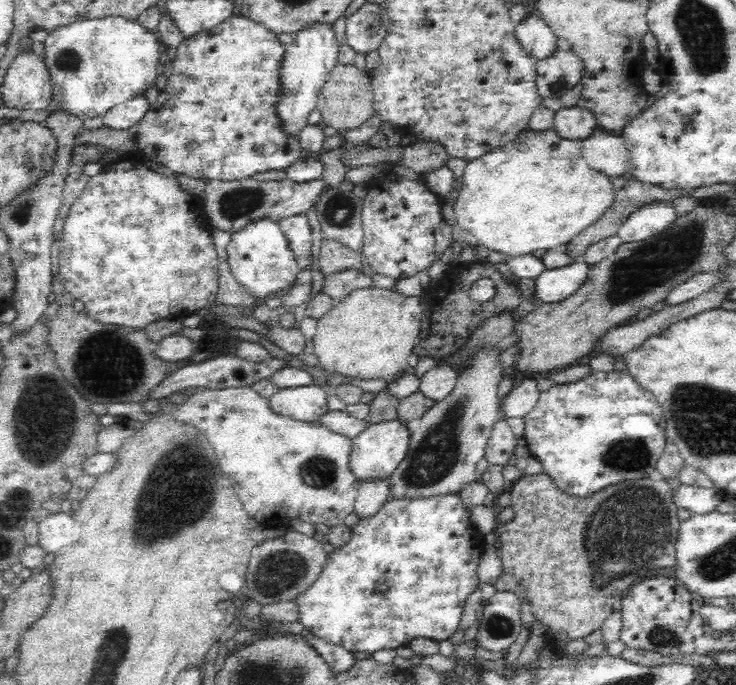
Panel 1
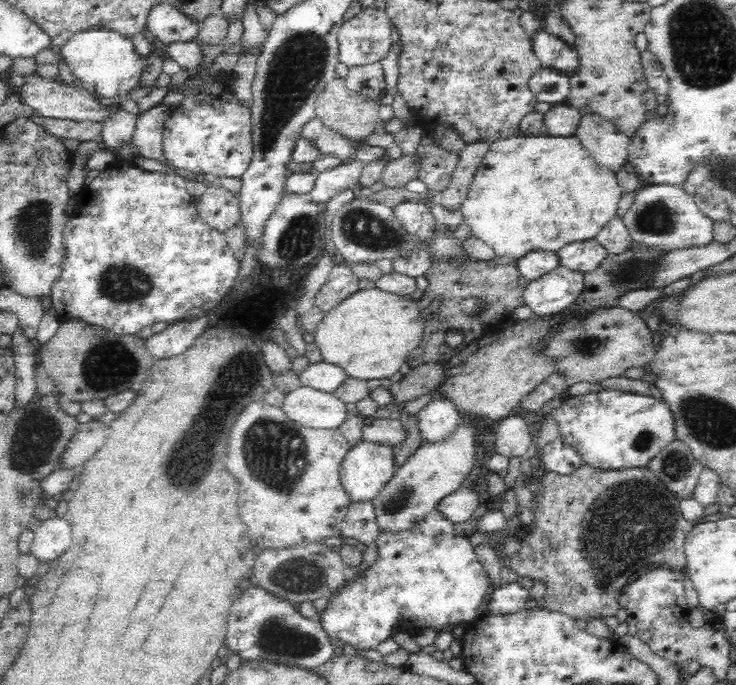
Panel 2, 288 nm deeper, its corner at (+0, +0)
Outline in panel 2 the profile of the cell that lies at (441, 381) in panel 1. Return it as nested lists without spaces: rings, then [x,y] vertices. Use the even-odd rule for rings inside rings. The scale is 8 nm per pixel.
[[[436,394],[422,410],[420,410],[420,430],[424,442],[436,442],[444,438],[462,416],[458,404],[448,394]]]

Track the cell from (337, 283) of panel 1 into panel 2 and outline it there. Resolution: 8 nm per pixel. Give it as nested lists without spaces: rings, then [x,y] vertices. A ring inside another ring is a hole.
[[[336,264],[328,274],[328,280],[316,294],[314,306],[320,306],[324,312],[328,312],[358,290],[362,290],[360,278],[348,268],[344,268],[344,264]]]

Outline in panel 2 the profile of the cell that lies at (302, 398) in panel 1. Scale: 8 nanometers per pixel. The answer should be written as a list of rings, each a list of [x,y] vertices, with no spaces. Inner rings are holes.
[[[298,386],[288,392],[282,410],[290,420],[316,430],[338,430],[348,416],[346,404],[336,394],[310,386]]]

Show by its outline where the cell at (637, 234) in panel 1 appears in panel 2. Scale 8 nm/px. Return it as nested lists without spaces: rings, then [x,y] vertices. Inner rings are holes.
[[[646,186],[646,190],[638,194],[634,204],[622,218],[622,224],[634,242],[660,246],[670,252],[690,246],[708,246],[714,242],[712,220],[706,218],[698,208],[696,198],[688,196],[688,192],[678,186]]]

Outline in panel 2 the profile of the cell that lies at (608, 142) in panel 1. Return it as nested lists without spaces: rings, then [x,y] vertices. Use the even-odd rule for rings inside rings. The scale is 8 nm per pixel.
[[[584,114],[576,138],[580,138],[582,146],[600,168],[618,172],[630,162],[630,138],[618,134],[610,122],[604,122],[596,114]]]

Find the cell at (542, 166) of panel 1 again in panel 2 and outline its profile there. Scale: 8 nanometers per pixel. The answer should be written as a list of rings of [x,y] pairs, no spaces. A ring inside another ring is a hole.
[[[518,134],[510,140],[500,140],[488,146],[460,212],[472,234],[496,250],[496,262],[508,266],[516,264],[516,260],[528,252],[558,252],[566,244],[594,240],[600,230],[616,218],[622,196],[624,190],[618,186],[616,172],[596,166],[580,138]]]

